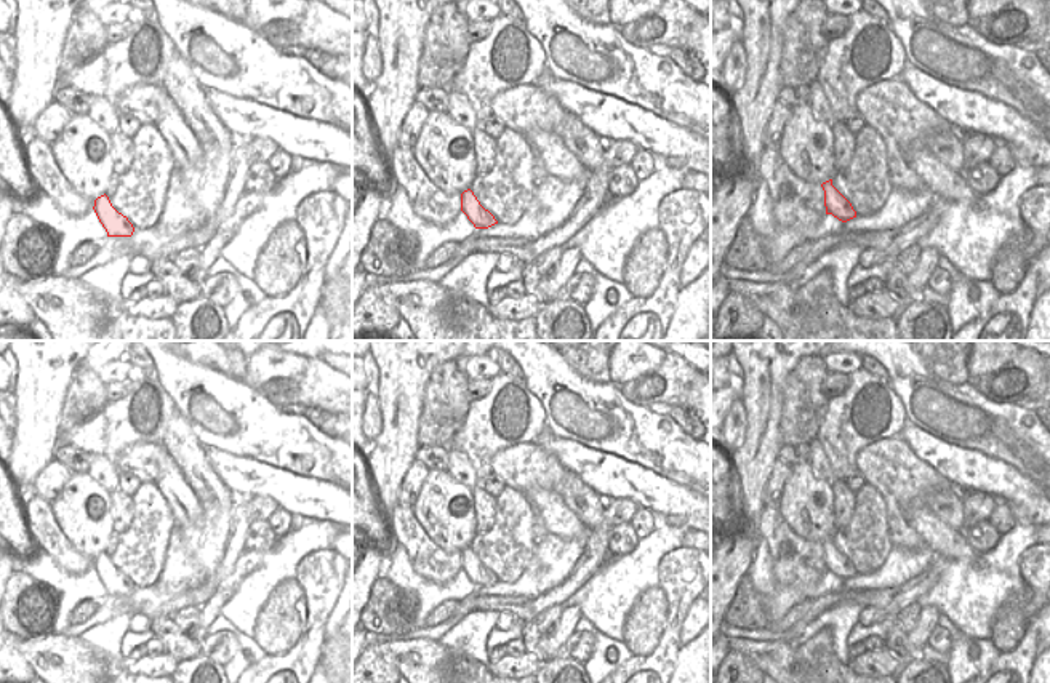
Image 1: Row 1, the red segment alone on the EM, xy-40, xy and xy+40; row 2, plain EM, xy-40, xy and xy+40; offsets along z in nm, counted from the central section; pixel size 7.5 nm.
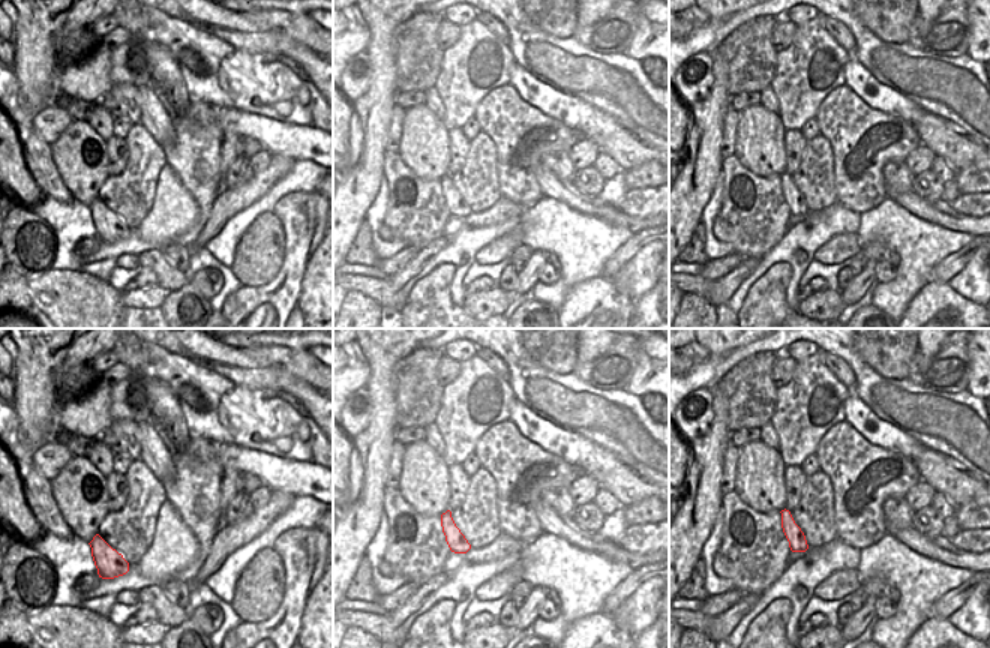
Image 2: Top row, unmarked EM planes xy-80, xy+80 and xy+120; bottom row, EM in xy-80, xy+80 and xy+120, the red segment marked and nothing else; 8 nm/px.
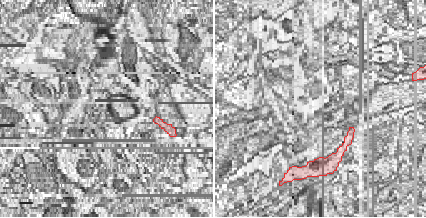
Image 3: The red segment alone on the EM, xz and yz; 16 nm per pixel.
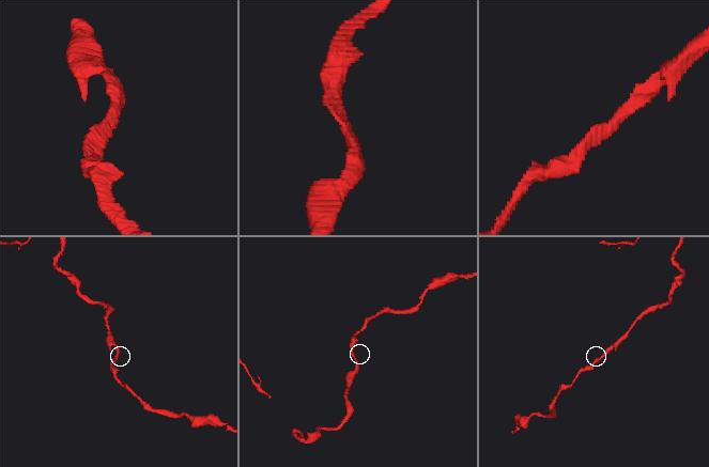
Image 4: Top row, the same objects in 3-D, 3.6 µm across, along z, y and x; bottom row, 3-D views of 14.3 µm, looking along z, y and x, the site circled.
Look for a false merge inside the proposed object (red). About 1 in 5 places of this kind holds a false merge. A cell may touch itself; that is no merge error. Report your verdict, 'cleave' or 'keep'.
keep

